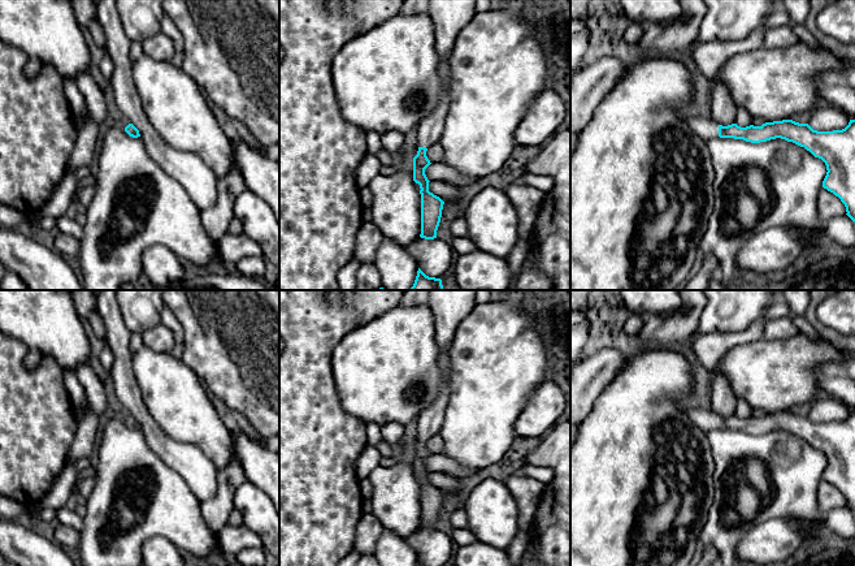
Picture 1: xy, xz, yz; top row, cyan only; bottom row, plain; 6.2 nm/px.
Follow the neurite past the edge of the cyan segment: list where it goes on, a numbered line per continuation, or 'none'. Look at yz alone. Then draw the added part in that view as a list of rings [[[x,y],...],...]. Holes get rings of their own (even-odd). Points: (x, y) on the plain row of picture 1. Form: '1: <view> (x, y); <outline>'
1: yz (701, 419); [[[680,406],[680,410],[687,416],[691,429],[708,433],[719,428],[719,415],[707,409]]]

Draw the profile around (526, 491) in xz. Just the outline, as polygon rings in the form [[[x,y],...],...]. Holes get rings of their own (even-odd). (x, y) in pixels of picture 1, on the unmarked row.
[[[513,472],[504,480],[508,489],[517,501],[518,532],[509,546],[504,550],[512,566],[520,566],[530,540],[530,527],[538,507],[544,483],[529,476],[515,475]]]

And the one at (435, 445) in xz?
[[[439,433],[433,435],[428,438],[426,448],[430,451],[430,454],[442,454],[444,449],[443,438]]]

